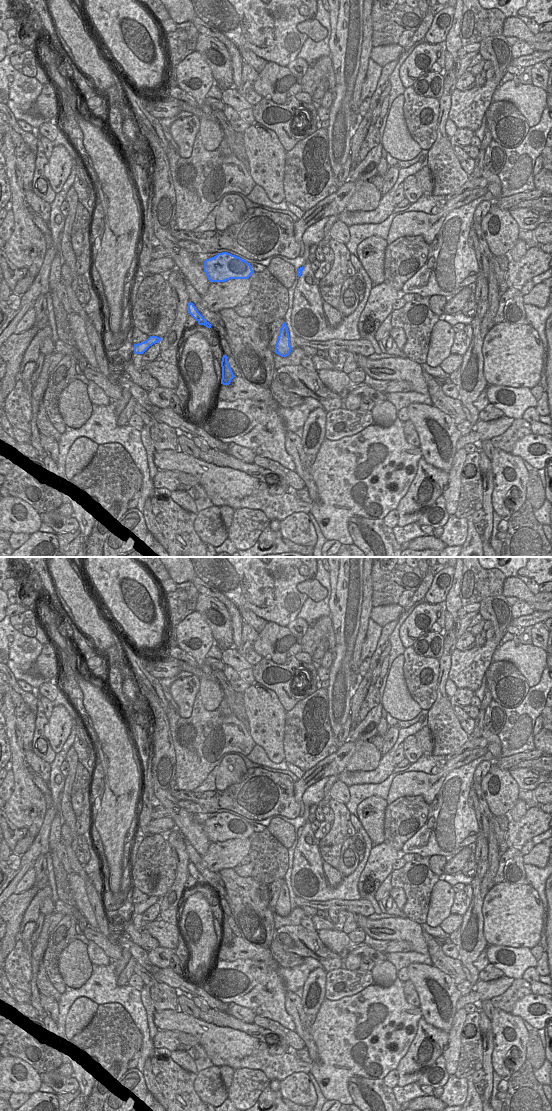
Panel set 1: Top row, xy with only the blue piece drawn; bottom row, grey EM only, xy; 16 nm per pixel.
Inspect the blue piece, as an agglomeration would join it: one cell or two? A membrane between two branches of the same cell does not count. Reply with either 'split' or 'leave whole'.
leave whole

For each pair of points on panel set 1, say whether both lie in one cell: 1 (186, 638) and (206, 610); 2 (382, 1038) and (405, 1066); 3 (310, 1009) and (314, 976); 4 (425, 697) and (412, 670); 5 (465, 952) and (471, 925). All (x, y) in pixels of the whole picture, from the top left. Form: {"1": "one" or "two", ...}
{"1": "two", "2": "two", "3": "one", "4": "one", "5": "one"}

